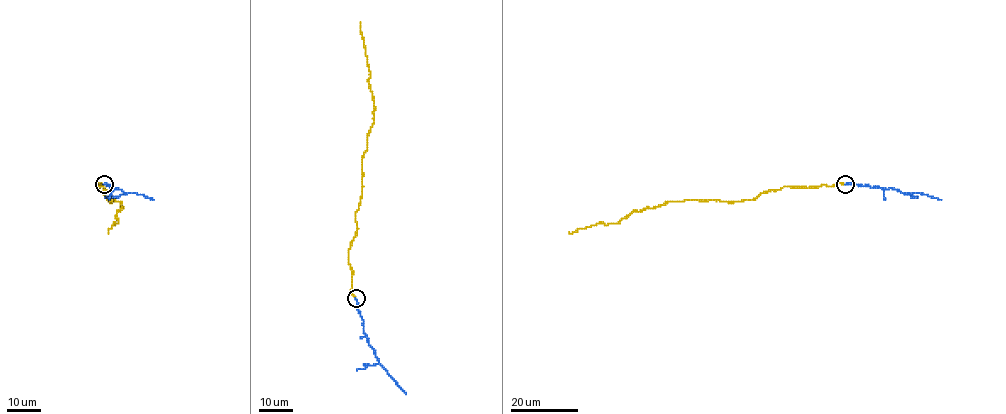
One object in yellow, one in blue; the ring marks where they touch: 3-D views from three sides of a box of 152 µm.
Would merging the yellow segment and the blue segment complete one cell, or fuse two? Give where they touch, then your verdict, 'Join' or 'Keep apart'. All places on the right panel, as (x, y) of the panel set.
Place: (845, 184). Join

